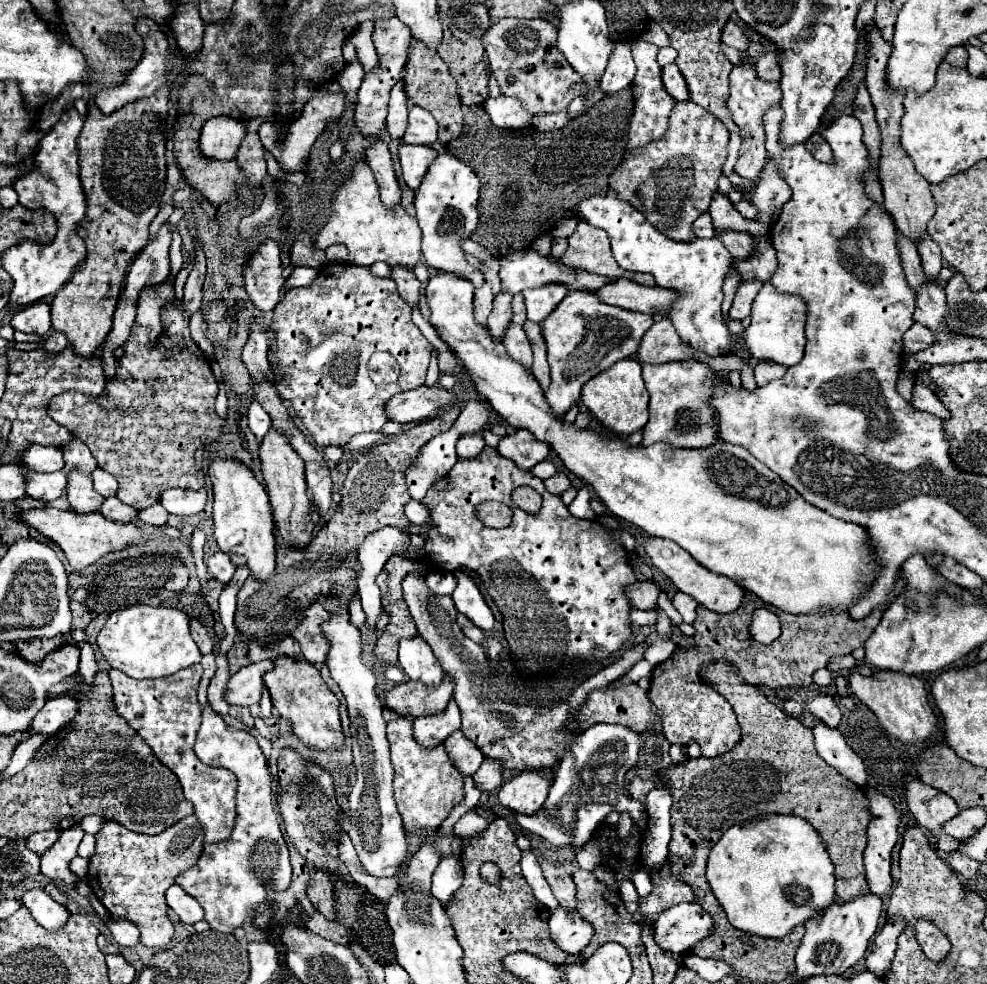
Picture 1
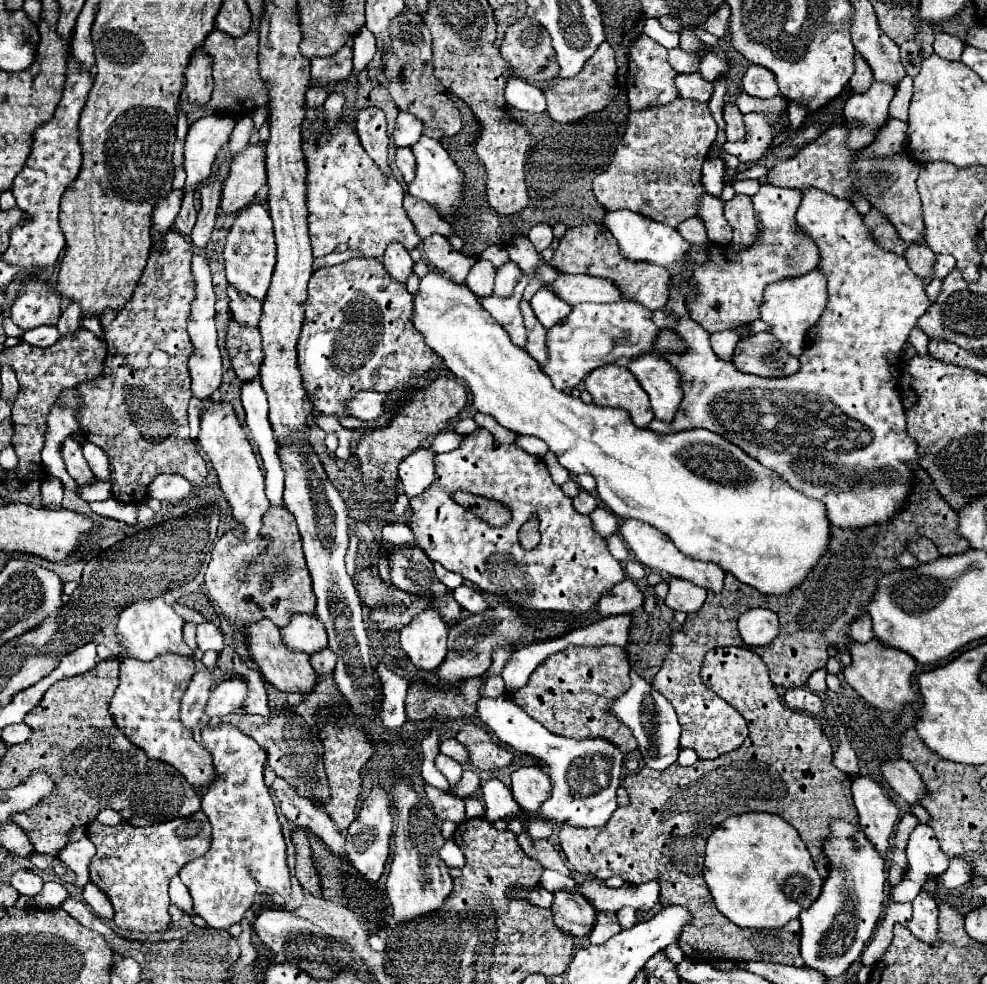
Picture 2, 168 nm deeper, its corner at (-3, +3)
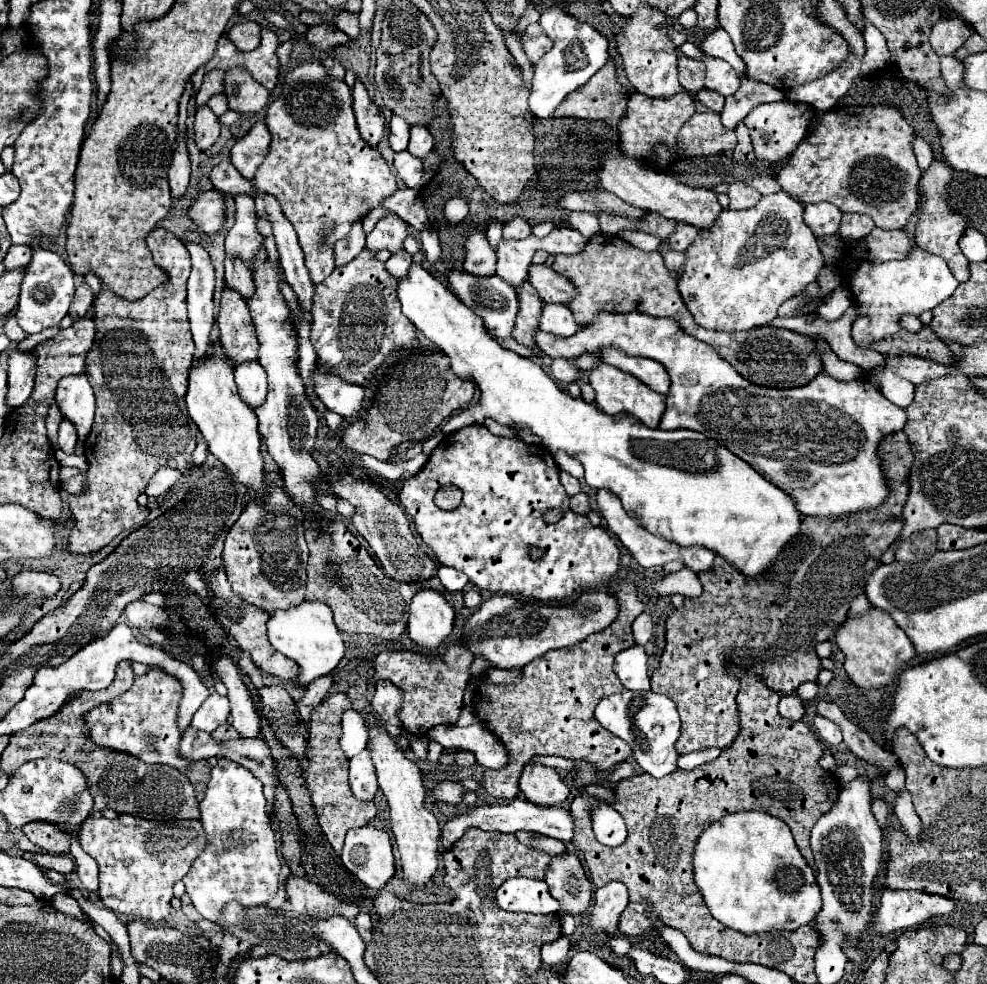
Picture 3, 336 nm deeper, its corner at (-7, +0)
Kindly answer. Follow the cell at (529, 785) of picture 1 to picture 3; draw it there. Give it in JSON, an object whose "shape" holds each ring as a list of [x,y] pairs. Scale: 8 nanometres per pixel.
{"shape":[[[533,762],[525,764],[519,778],[519,790],[531,804],[539,806],[561,804],[569,796],[569,788],[555,772],[555,768]]]}

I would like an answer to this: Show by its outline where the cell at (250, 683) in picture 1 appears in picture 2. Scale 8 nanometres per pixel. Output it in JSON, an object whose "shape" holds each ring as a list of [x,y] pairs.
{"shape":[[[231,679],[219,683],[205,705],[207,717],[223,717],[233,711],[237,711],[243,705],[243,699],[247,697],[247,685],[241,679]]]}

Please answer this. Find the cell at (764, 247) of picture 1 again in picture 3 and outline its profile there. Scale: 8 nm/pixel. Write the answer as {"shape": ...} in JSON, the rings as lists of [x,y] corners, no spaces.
{"shape":[[[733,182],[733,184],[729,186],[727,196],[729,196],[729,200],[731,200],[731,204],[729,204],[731,210],[751,208],[751,206],[755,206],[755,204],[759,202],[759,198],[761,198],[761,194],[759,194],[757,190],[745,186],[743,182]]]}

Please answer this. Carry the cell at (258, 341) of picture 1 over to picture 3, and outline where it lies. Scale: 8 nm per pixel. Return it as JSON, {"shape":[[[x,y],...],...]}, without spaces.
{"shape":[[[225,258],[225,282],[231,290],[239,290],[245,300],[253,298],[255,284],[251,274],[247,274],[247,268],[241,262],[231,262],[231,258]]]}

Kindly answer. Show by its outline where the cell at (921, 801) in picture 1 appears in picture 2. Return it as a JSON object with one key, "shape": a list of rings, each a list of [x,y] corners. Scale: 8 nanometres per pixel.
{"shape":[[[895,759],[895,761],[881,763],[881,771],[883,771],[885,781],[891,785],[891,789],[895,793],[899,793],[905,801],[919,803],[917,799],[927,795],[925,785],[923,785],[919,773],[911,767],[909,761]]]}

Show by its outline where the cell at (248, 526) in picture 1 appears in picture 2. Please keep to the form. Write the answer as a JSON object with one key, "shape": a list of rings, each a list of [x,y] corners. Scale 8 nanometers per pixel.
{"shape":[[[207,397],[201,403],[203,403],[205,411],[201,415],[201,431],[199,431],[197,443],[207,453],[213,469],[219,475],[219,485],[231,505],[235,523],[241,523],[247,527],[245,541],[255,541],[255,539],[259,539],[261,519],[263,519],[265,511],[269,509],[269,499],[265,495],[263,471],[257,463],[257,457],[249,443],[249,437],[235,415],[235,409],[227,401],[215,401],[213,397]]]}

